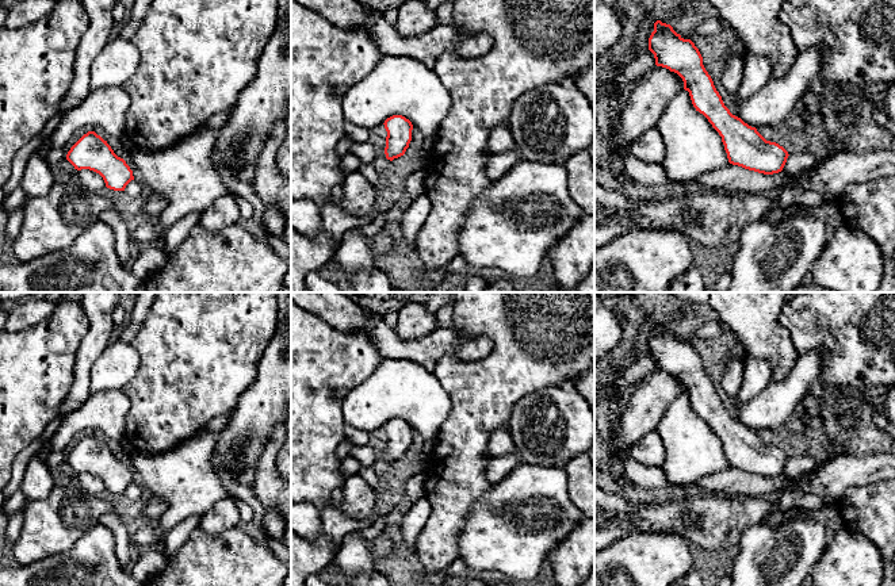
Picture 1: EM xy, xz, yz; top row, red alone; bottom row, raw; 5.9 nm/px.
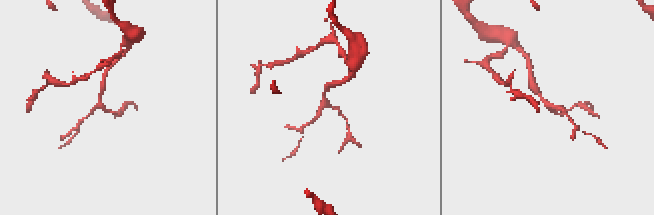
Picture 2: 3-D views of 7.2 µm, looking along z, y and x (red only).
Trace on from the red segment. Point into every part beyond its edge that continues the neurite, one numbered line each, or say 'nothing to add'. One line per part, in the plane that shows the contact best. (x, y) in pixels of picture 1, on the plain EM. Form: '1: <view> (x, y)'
nothing to add

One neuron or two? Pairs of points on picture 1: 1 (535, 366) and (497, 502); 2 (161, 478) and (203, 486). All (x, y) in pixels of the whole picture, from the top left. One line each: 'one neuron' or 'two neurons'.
1: two neurons
2: one neuron

